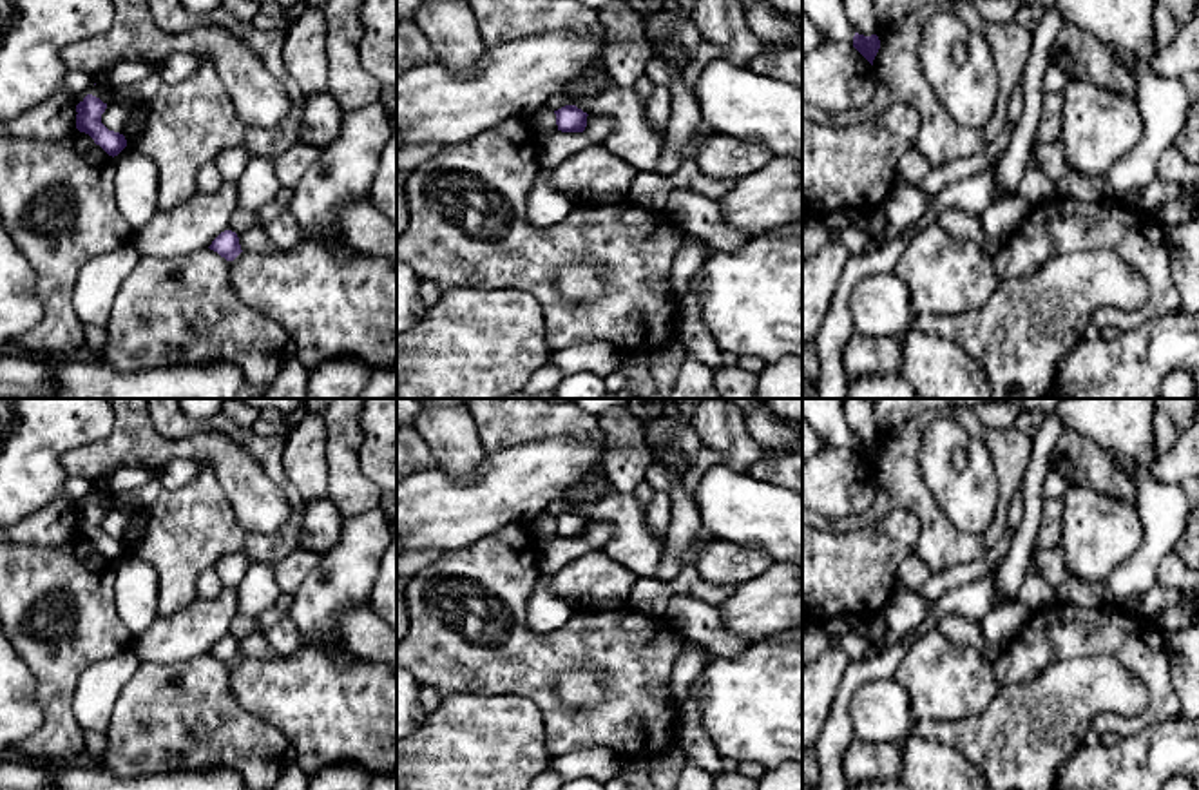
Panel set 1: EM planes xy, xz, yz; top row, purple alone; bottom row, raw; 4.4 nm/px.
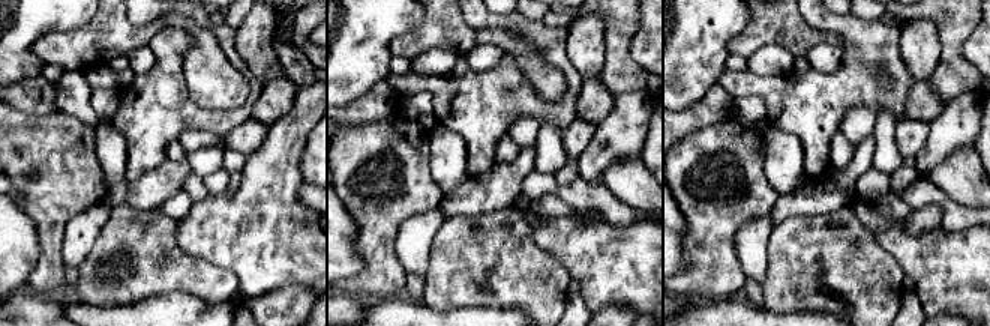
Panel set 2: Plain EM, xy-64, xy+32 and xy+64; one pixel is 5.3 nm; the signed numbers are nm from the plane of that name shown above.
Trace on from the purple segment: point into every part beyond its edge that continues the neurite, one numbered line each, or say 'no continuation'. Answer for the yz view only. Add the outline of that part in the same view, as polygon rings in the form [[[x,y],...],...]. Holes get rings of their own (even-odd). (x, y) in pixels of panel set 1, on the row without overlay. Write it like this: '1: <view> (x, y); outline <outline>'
1: yz (824, 415); outline [[[802,399],[802,419],[826,444],[853,448],[855,435],[846,422],[842,404],[842,399]]]

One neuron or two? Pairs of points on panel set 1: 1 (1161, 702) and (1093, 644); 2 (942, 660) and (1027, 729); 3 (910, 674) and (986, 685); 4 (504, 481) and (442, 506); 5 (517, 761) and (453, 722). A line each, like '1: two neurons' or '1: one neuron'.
1: one neuron
2: two neurons
3: one neuron
4: one neuron
5: one neuron

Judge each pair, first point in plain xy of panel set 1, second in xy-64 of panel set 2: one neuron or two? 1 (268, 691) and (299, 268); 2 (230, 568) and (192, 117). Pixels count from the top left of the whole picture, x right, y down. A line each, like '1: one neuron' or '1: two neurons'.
1: one neuron
2: two neurons

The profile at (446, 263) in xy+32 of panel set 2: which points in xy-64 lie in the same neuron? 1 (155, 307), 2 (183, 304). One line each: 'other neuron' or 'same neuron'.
1: other neuron
2: other neuron

